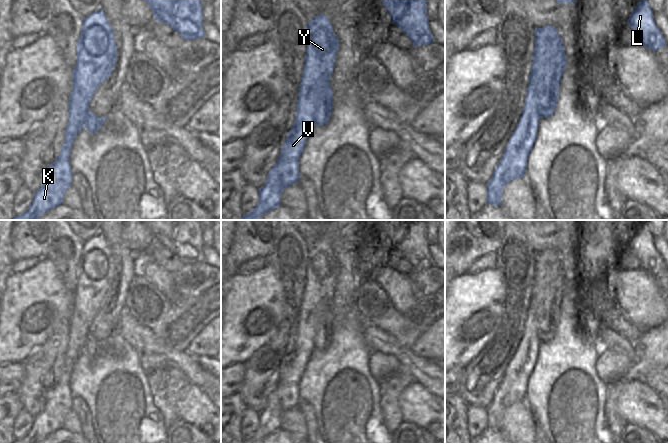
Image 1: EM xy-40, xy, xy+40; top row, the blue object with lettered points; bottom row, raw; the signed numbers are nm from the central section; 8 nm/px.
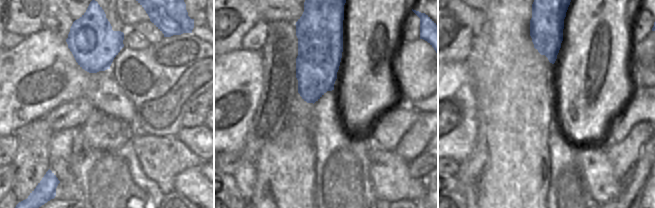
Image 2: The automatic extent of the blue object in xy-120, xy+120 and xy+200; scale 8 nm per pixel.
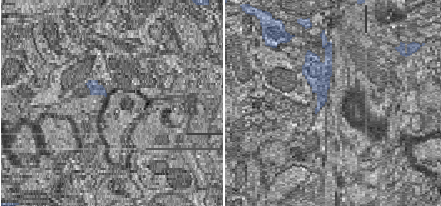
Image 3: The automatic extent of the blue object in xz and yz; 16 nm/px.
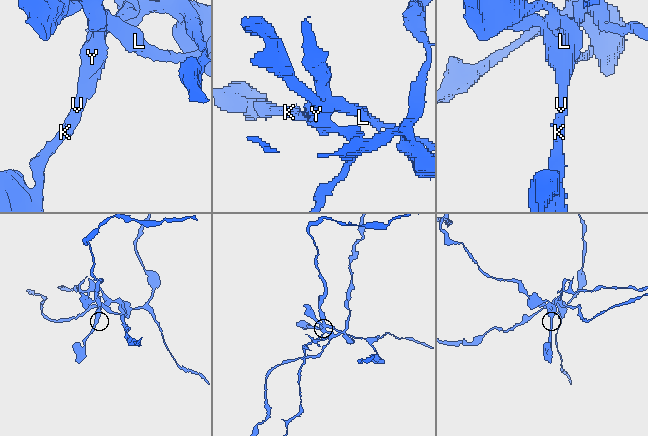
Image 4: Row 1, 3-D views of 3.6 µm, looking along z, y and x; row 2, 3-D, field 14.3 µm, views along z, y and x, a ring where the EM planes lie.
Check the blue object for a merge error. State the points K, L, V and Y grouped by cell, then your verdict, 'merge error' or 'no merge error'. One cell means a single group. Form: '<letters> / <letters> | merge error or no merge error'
K V Y / L | merge error

